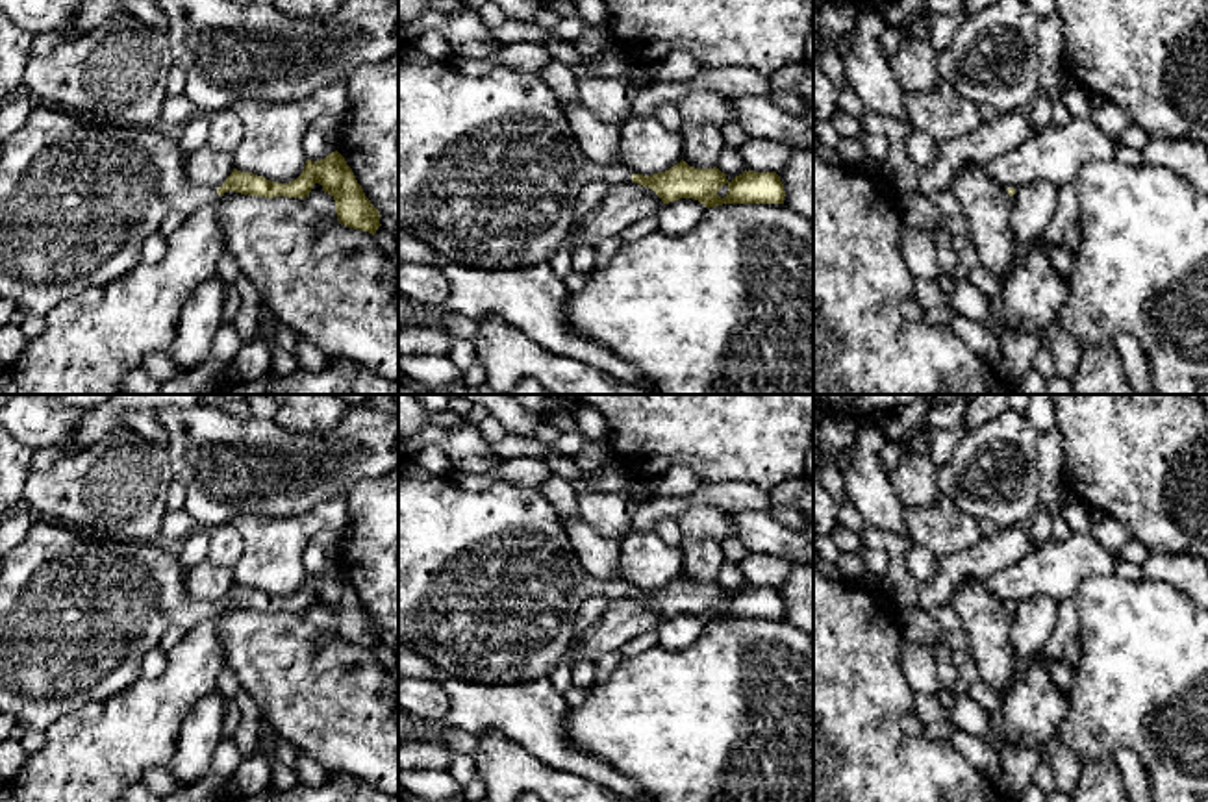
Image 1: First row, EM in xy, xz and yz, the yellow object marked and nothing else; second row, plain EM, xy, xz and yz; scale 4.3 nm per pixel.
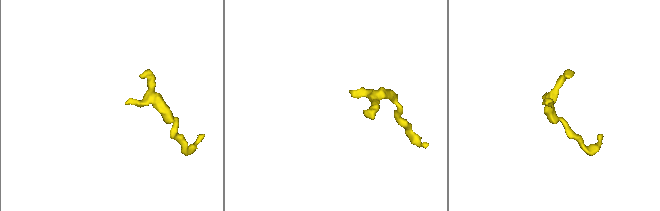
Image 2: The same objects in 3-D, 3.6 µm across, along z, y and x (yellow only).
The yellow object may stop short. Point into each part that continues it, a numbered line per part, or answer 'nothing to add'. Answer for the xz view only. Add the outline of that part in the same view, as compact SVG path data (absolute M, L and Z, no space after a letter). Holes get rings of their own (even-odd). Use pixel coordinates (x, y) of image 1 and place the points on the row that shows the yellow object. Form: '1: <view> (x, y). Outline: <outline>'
1: xz (490, 173). Outline: M398 41L398 230L415 233L443 257L476 269L522 269L548 263L573 228L580 191L597 180L617 185L630 178L628 169L597 165L580 150L561 102L539 74L500 63L480 76L467 76L454 63L430 59L411 41Z

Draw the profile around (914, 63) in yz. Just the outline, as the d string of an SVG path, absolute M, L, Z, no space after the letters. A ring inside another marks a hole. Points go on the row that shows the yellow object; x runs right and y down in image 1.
M908 35L889 59L906 93L934 91L943 85L937 74L936 50L928 41Z

